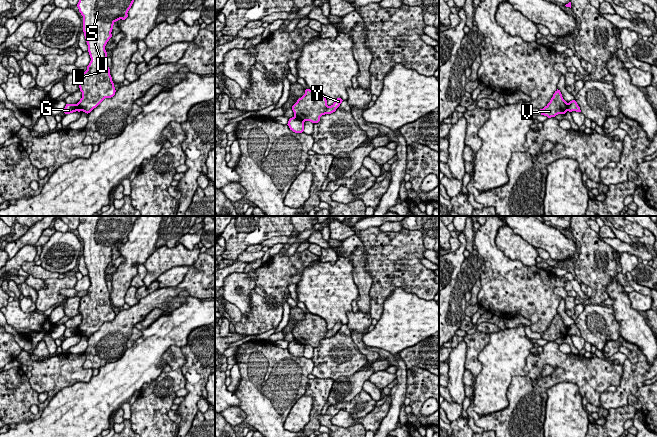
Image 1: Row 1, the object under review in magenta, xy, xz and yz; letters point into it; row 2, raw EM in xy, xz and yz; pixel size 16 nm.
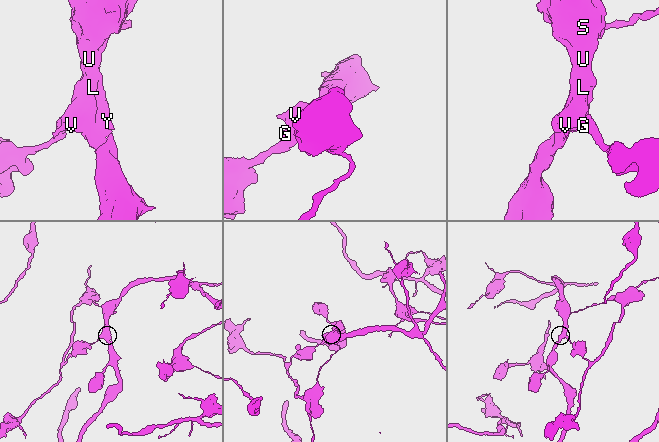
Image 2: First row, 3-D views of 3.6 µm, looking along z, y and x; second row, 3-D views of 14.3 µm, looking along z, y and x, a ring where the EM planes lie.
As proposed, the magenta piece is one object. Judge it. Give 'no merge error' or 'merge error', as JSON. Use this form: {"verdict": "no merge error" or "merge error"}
{"verdict": "merge error"}

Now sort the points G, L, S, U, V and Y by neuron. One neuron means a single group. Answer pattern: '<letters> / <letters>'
G / L S U V Y

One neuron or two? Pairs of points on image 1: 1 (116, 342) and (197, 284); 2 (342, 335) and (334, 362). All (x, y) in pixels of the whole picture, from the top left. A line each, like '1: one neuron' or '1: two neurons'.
1: one neuron
2: one neuron

